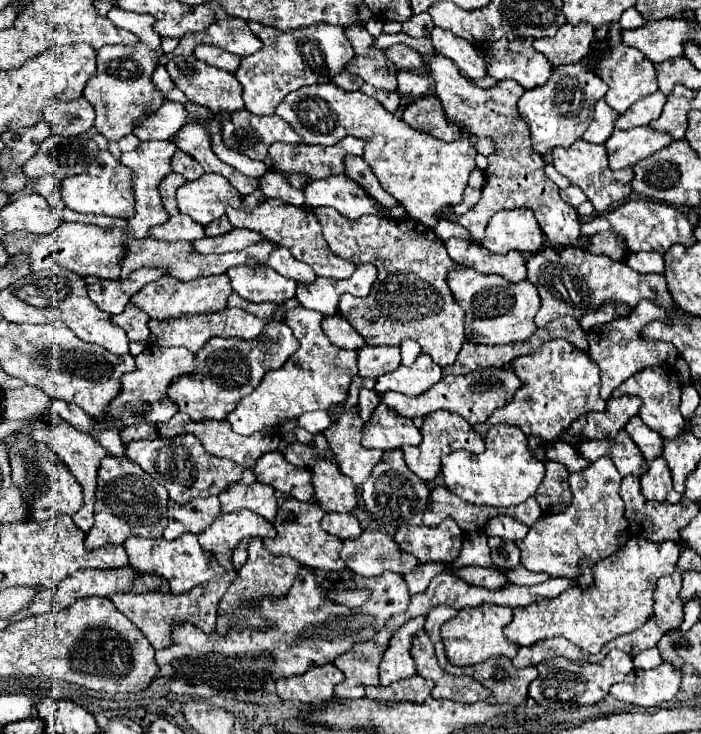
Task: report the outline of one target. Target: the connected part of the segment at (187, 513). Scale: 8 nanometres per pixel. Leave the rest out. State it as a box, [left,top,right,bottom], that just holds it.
[164,497,220,541]

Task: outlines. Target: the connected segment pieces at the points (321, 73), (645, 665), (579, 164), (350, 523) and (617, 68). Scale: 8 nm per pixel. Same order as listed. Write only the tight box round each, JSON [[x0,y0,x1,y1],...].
[[234,21,352,115],[634,647,664,669],[552,139,632,213],[320,513,362,539],[598,43,658,113]]

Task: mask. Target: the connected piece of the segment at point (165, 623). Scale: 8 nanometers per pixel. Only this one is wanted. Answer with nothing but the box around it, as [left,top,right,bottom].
[110,571,236,649]

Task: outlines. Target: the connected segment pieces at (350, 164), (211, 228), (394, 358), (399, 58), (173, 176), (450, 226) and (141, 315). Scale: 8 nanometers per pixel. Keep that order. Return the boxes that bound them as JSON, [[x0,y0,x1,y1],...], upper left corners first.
[[344,155,398,207],[206,215,232,237],[358,347,400,379],[386,45,426,71],[160,173,186,215],[434,219,468,241],[112,303,150,343]]

